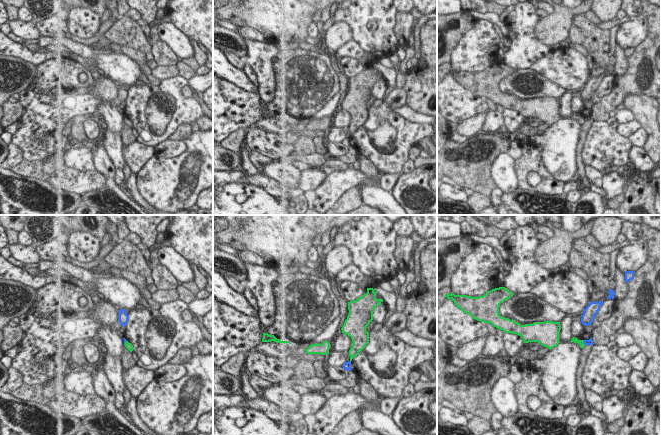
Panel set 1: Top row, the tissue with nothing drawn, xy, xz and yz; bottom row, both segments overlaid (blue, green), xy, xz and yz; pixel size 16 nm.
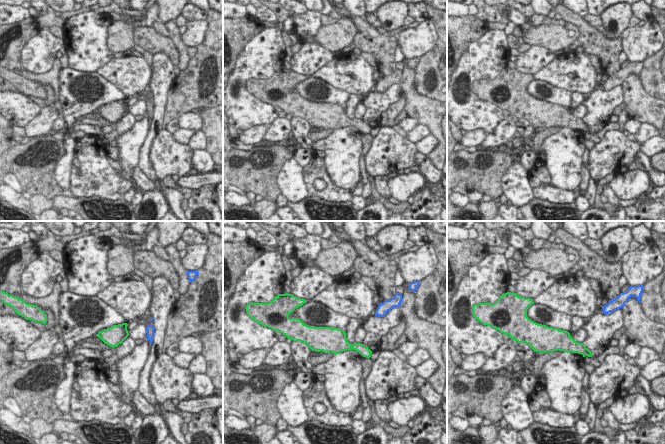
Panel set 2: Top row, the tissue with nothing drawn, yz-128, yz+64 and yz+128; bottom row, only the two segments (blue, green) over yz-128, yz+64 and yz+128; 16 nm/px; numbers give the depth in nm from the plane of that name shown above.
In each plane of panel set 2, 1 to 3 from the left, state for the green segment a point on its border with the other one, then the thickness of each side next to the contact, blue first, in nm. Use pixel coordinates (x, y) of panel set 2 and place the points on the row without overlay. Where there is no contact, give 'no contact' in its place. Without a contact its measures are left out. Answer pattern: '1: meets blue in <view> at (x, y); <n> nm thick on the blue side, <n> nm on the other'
1: no contact
2: no contact
3: no contact

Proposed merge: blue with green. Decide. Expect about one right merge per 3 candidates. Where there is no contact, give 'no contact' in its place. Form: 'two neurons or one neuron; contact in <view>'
two neurons; contact in yz

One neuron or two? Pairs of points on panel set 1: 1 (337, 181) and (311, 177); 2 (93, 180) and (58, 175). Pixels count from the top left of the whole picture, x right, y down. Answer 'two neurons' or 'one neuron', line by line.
1: two neurons
2: one neuron

